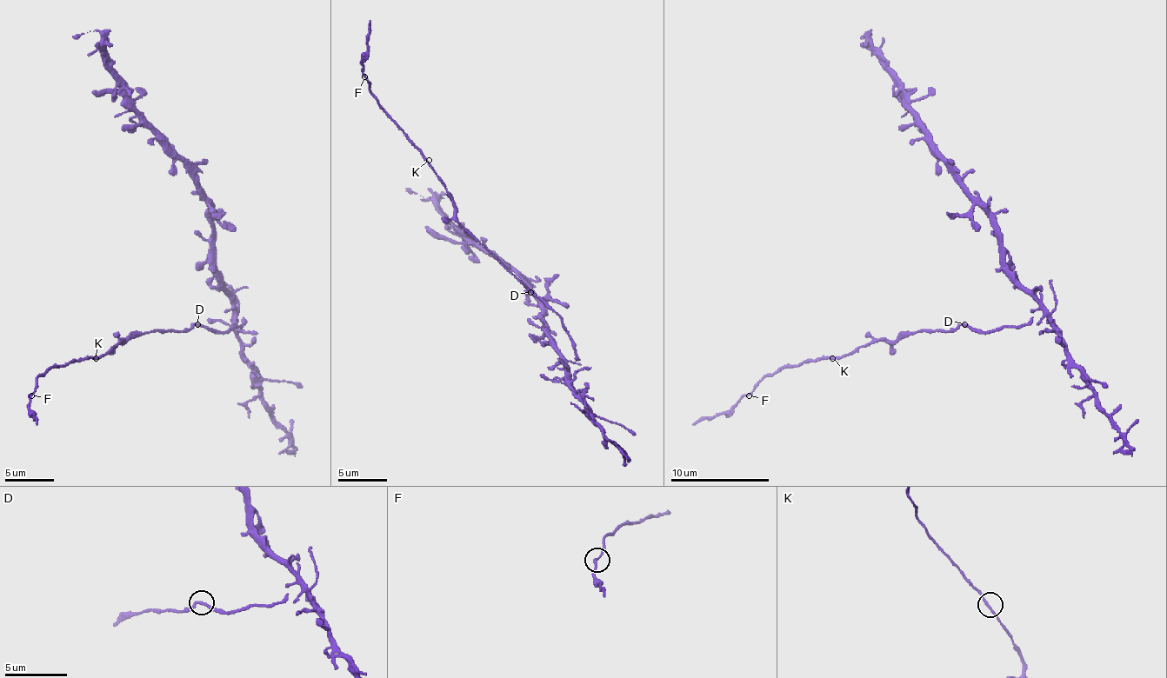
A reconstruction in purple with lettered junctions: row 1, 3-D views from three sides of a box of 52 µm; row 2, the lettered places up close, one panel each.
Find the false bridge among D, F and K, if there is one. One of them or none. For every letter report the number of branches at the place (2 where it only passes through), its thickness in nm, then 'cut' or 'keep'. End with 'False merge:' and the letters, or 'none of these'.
D: 2 branches meet; 170 nm thick; keep
F: 2 branches meet; 160 nm thick; keep
K: 2 branches meet; 180 nm thick; keep
False merge: none of these

